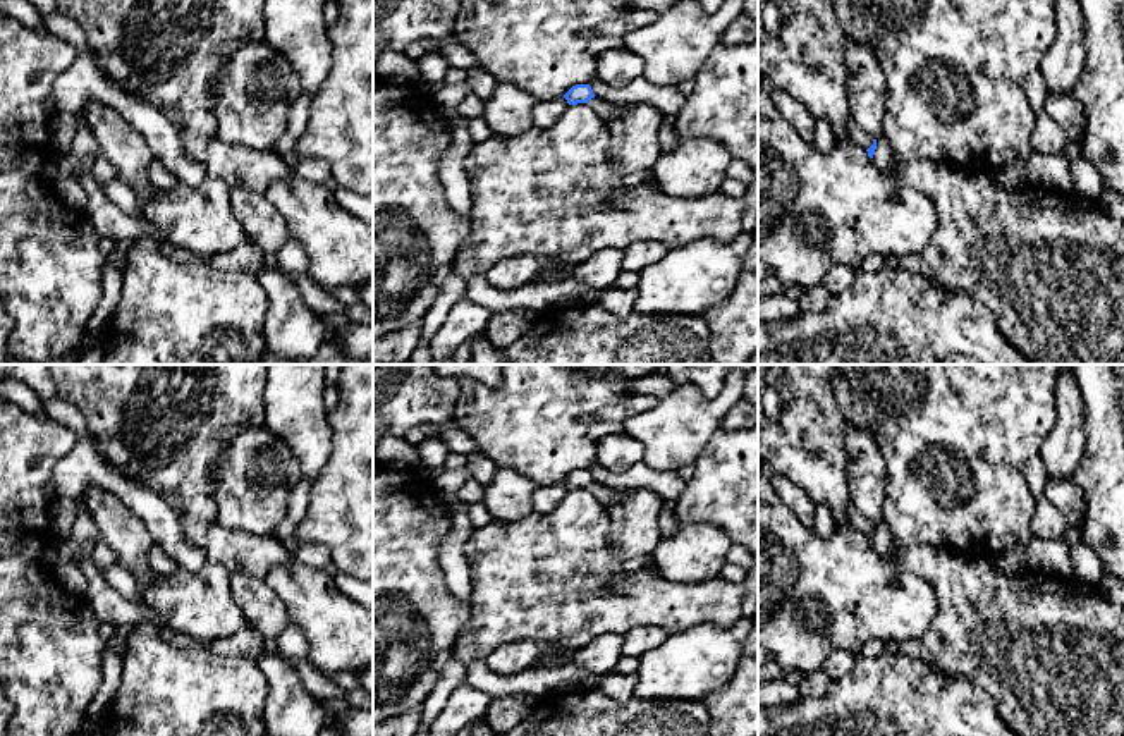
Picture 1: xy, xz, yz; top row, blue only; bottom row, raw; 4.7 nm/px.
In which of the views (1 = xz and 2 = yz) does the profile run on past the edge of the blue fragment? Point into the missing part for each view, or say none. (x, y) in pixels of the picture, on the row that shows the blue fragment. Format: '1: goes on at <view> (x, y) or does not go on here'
1: goes on at xz (605, 110)
2: goes on at yz (884, 159)

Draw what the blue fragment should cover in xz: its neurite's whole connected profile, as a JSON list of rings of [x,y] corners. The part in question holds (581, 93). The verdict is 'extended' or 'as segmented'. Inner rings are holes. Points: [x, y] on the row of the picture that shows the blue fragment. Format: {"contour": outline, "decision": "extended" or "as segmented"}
{"contour": [[[576,84],[572,86],[564,98],[567,100],[569,105],[577,105],[577,103],[588,103],[596,115],[605,120],[607,124],[615,117],[622,115],[627,107],[617,107],[610,101],[605,101],[598,98],[589,84]]], "decision": "extended"}

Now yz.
{"contour": [[[873,139],[873,144],[866,150],[871,162],[887,175],[895,175],[901,167],[890,151],[890,146],[883,139]]], "decision": "extended"}

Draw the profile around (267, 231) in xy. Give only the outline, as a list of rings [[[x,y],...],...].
[[[242,184],[229,186],[229,196],[234,215],[249,236],[251,244],[263,255],[277,256],[289,239],[289,229],[280,213],[265,194],[251,191]]]

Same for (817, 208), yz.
[[[758,112],[758,301],[784,294],[787,285],[818,285],[835,265],[858,270],[873,253],[897,258],[921,253],[935,224],[932,201],[883,174],[863,146],[847,139],[822,151],[785,119],[770,120]]]

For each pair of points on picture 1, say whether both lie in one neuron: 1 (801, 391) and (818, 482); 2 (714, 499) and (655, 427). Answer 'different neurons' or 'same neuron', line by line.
1: same neuron
2: different neurons

